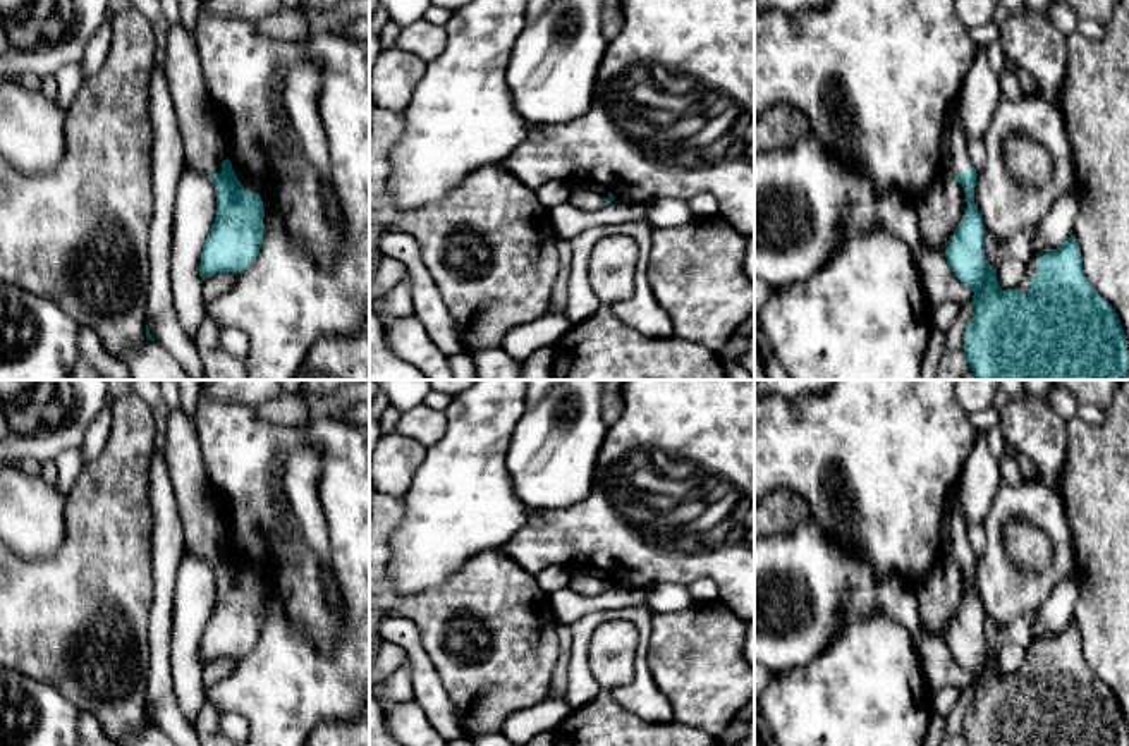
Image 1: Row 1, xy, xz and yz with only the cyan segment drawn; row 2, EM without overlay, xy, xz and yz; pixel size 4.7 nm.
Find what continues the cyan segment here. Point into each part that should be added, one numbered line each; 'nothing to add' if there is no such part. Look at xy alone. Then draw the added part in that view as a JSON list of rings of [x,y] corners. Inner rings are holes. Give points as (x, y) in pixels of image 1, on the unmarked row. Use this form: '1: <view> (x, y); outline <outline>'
1: xy (205, 531); outline [[[182,407],[170,409],[163,456],[182,521],[186,552],[199,559],[220,559],[229,543],[227,524],[215,504],[194,421]]]

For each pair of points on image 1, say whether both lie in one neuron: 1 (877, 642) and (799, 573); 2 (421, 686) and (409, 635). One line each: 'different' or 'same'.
1: different
2: same

